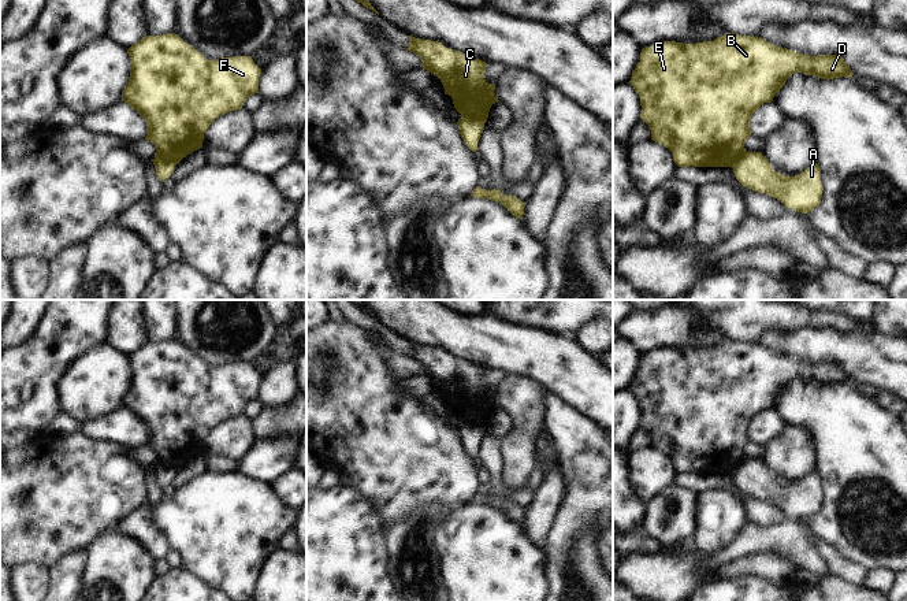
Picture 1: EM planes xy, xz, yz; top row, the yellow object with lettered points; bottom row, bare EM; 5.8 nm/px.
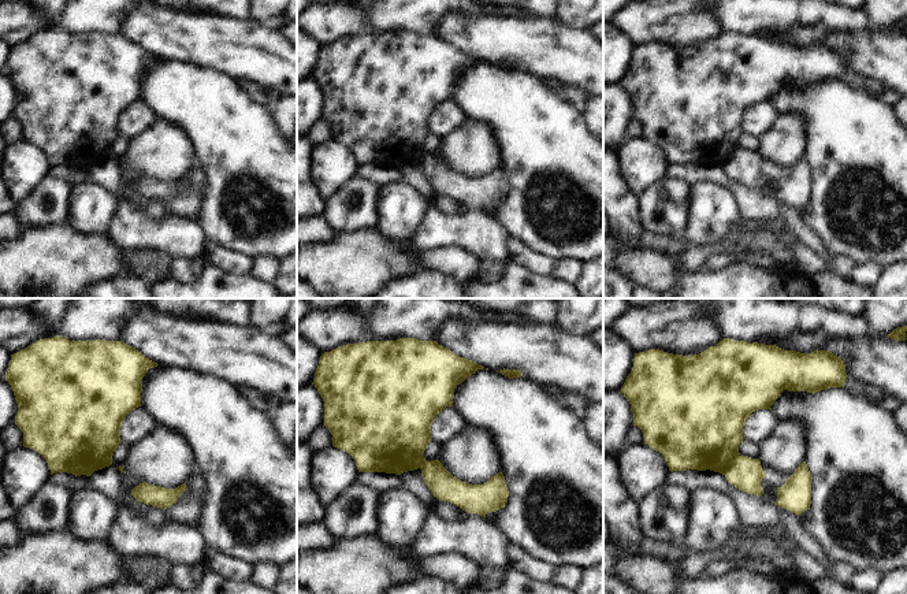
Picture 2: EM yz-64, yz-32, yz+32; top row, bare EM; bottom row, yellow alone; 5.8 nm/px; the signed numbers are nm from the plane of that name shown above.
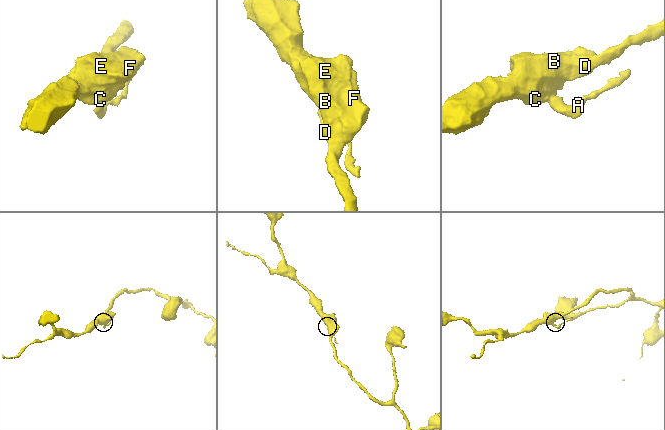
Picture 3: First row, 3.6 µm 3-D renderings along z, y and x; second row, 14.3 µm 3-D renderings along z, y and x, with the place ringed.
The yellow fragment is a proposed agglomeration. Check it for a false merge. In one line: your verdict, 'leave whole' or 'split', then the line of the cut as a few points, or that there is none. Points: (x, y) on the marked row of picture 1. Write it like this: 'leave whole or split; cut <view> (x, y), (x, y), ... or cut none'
split; cut xz (461, 117), (479, 119), (483, 123)

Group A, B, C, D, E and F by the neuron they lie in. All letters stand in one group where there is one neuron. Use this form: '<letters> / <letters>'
A / B C D E F

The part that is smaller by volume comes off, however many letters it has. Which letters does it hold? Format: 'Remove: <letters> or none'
Remove: A

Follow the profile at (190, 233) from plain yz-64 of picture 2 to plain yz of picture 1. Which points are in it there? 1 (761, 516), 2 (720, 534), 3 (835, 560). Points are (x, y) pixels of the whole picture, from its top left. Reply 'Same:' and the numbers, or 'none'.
Same: none

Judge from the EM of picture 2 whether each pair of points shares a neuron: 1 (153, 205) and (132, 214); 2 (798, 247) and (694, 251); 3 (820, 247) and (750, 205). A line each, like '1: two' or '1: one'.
1: two
2: one
3: one

